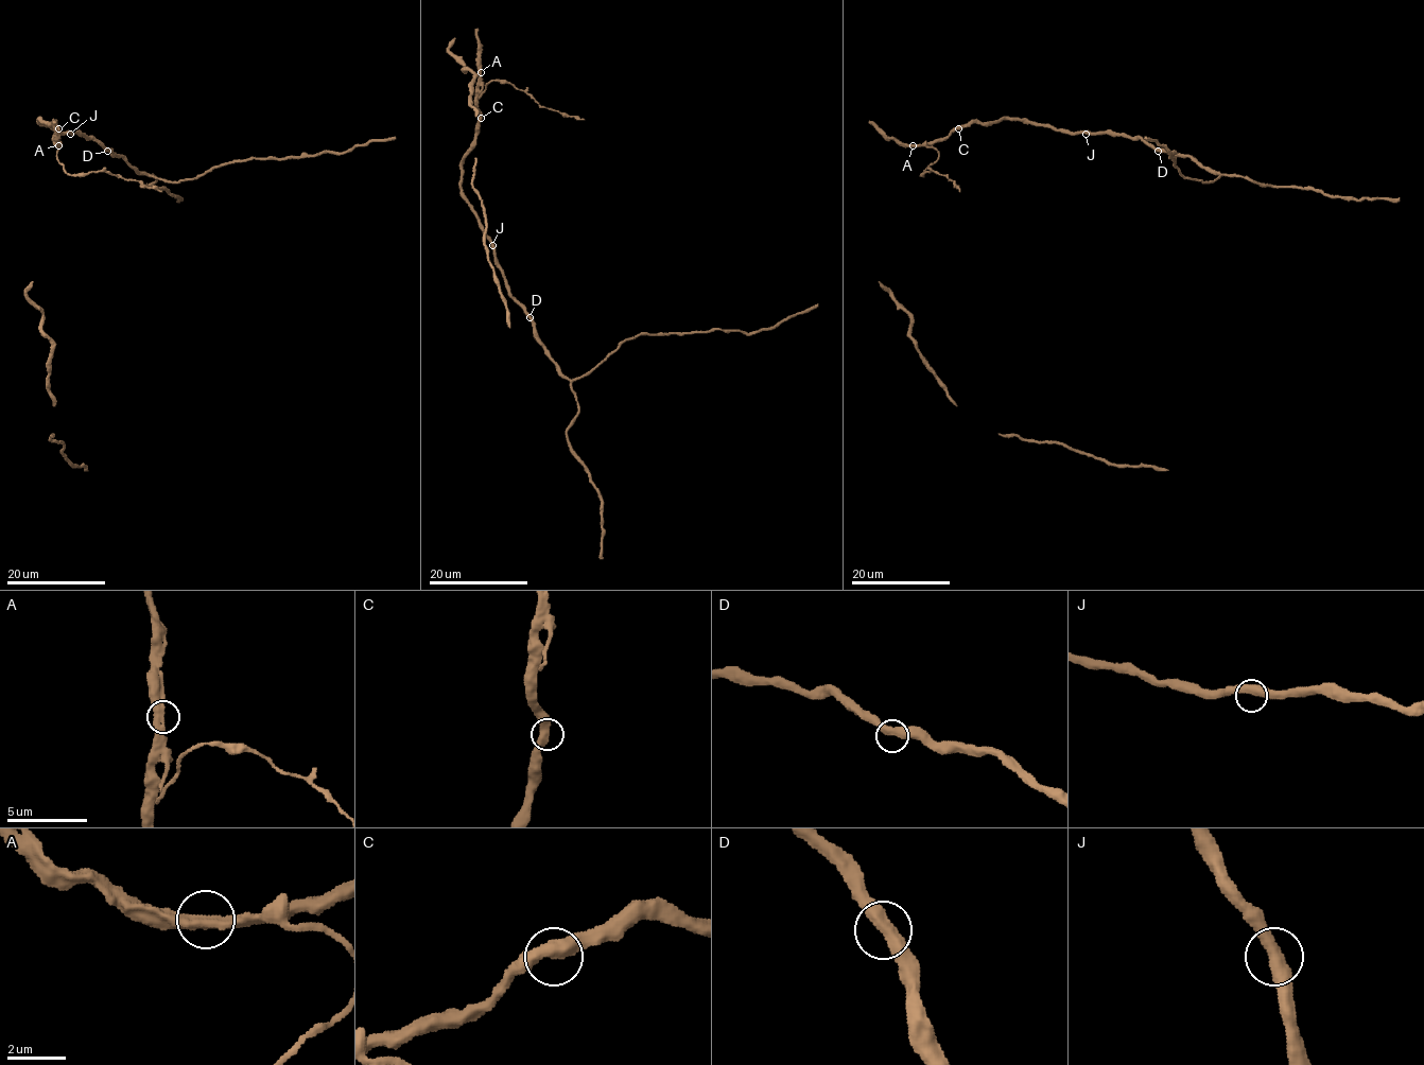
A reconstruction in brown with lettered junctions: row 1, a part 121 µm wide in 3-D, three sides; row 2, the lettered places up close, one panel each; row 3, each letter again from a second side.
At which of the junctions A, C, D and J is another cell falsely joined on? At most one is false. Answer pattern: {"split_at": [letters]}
{"split_at": []}

